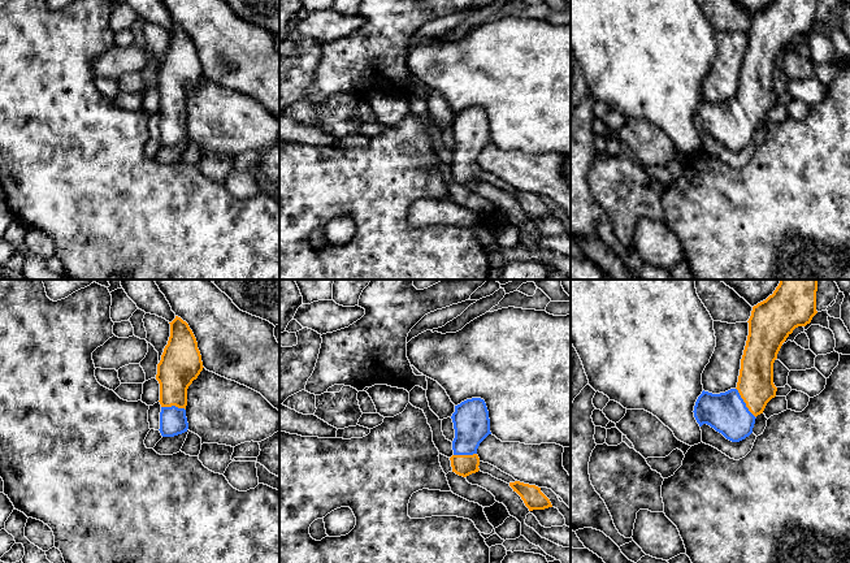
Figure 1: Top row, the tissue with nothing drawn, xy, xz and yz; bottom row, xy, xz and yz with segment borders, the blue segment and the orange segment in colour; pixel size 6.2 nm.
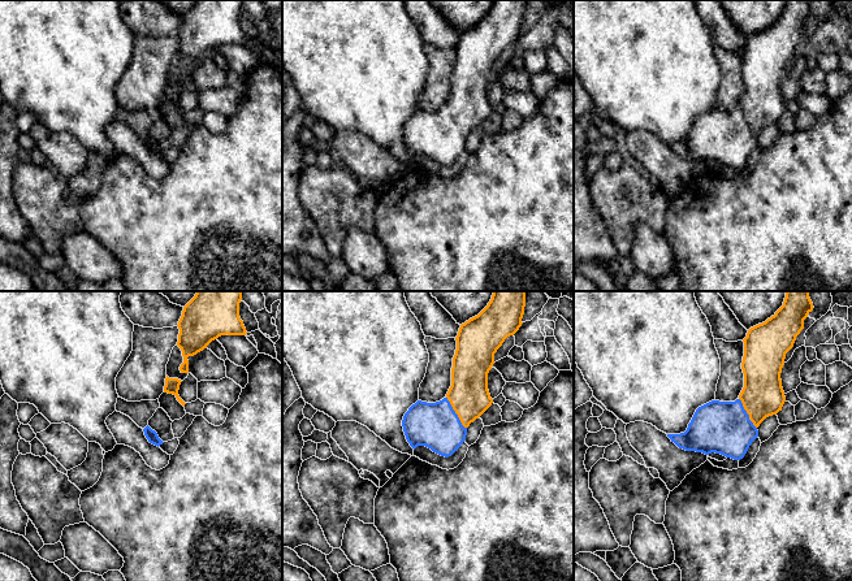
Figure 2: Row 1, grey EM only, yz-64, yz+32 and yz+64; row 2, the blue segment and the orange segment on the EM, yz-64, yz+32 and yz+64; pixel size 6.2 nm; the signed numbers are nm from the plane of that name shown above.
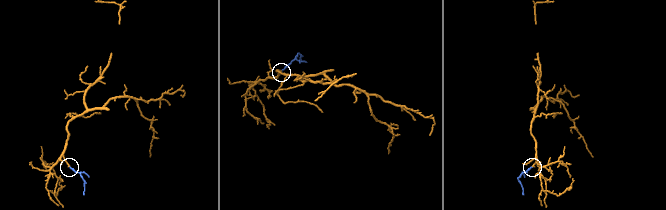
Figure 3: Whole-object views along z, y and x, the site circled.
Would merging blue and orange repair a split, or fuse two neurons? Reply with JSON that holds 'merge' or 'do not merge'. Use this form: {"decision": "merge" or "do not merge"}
{"decision": "merge"}

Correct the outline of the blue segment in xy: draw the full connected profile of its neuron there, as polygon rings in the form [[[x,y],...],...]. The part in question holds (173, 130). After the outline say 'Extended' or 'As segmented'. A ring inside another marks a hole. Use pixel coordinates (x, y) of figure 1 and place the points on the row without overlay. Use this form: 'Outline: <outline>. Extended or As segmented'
Outline: [[[181,26],[169,31],[170,46],[157,73],[160,92],[160,142],[174,146],[187,140],[187,98],[203,79],[201,64],[188,33]]]. Extended

